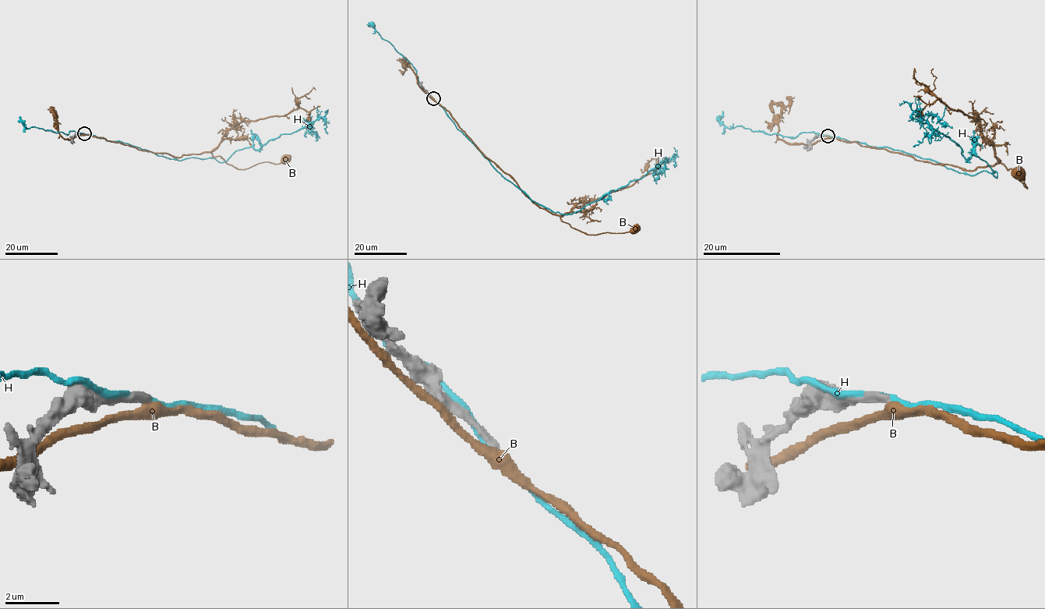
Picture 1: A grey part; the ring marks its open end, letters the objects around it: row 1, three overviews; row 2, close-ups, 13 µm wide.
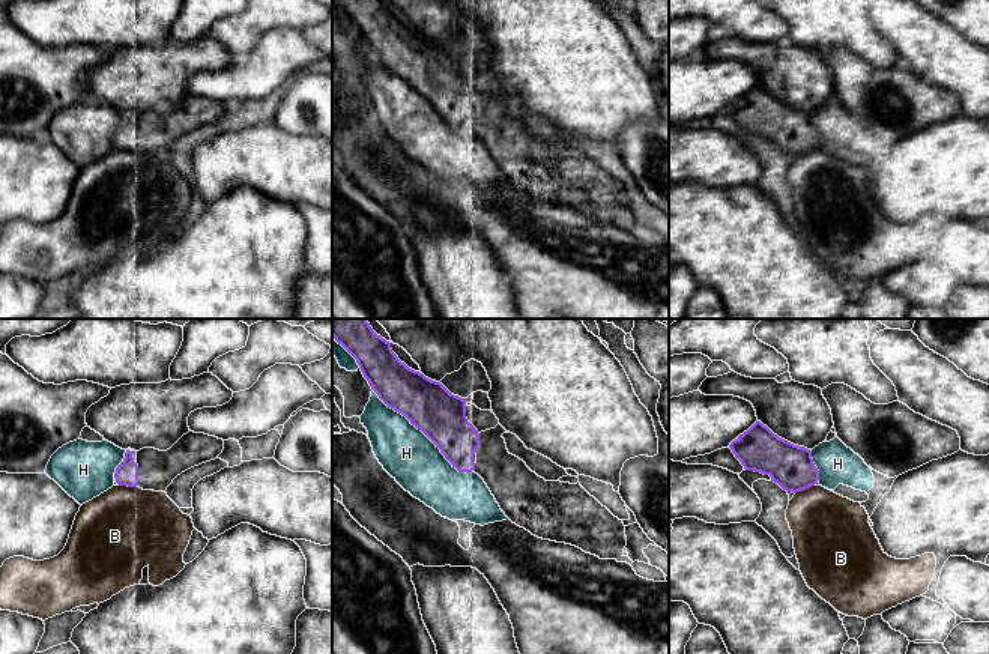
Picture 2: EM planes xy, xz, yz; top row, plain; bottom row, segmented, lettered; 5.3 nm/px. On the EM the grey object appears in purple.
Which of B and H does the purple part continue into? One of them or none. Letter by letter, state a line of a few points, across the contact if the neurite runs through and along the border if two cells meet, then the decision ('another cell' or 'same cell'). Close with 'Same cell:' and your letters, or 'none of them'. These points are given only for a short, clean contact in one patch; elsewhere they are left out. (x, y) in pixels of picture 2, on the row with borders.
B: another cell
H: another cell
Same cell: none of them

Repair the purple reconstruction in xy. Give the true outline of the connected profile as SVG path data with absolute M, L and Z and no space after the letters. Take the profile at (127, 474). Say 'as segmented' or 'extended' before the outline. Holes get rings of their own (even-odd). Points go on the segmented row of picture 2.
extended; M188 431L170 450L143 448L132 457L126 450L123 462L116 468L119 486L165 492L182 472L218 459L224 441L204 433Z

